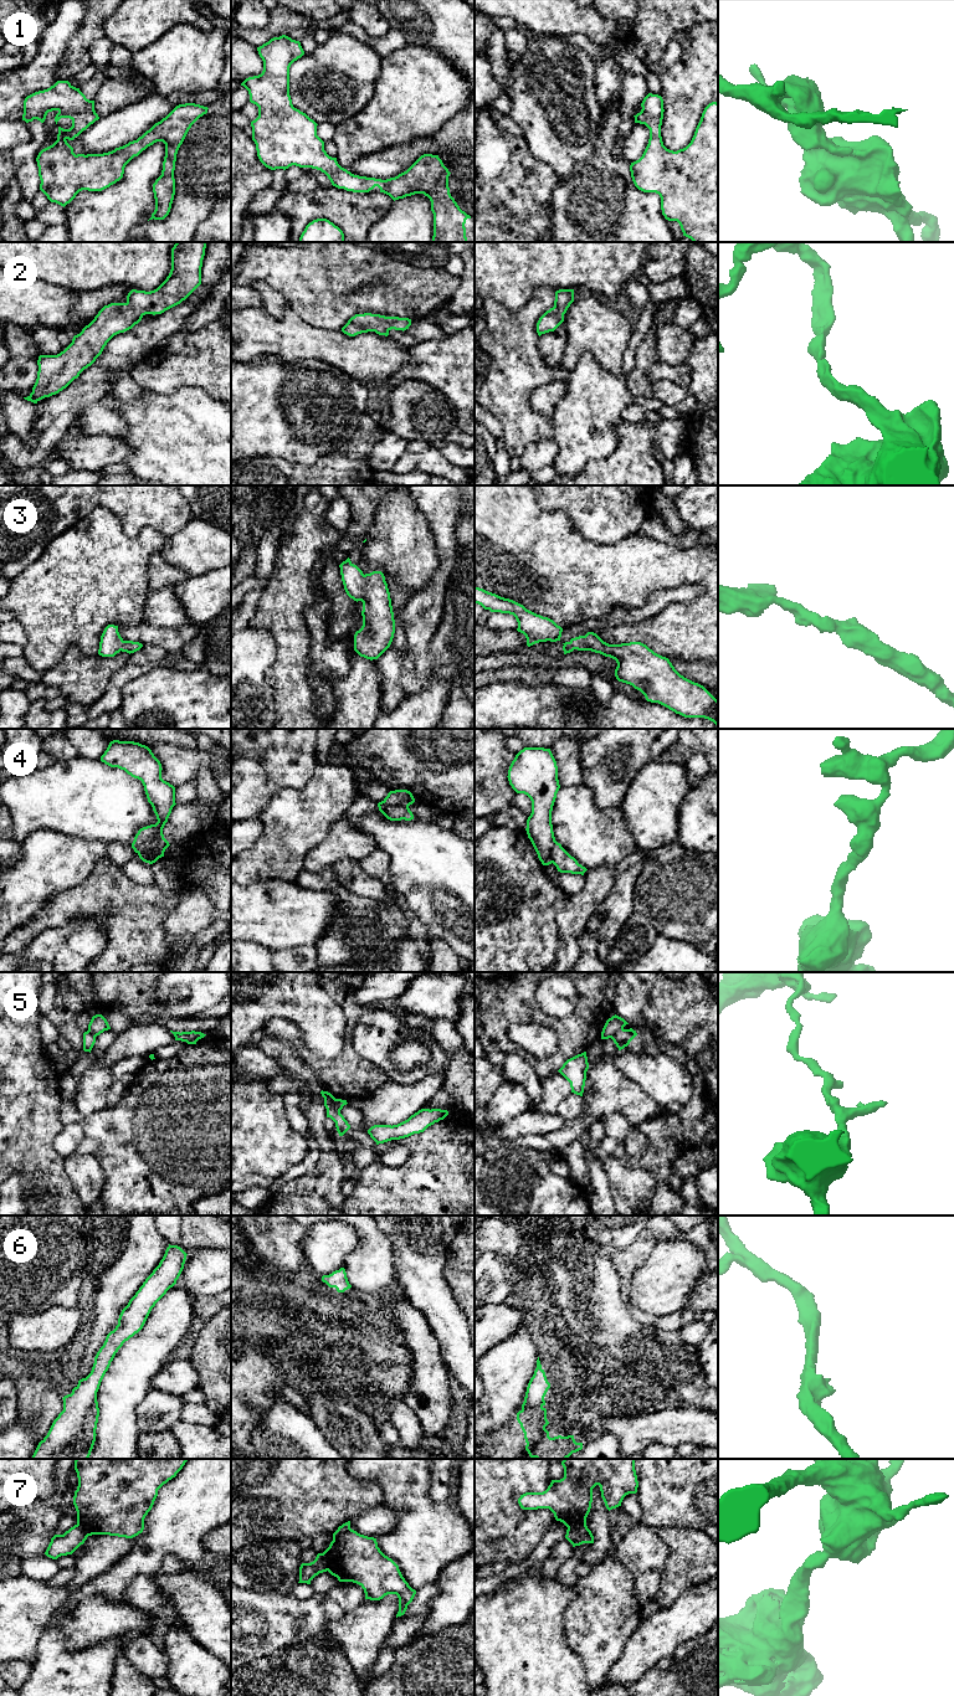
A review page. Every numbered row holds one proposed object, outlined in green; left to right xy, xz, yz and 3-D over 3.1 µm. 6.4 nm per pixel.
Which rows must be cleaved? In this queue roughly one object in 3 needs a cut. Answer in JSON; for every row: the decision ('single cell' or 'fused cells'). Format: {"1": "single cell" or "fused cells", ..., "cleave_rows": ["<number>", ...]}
{"1": "single cell", "2": "single cell", "3": "single cell", "4": "fused cells", "5": "fused cells", "6": "single cell", "7": "fused cells", "cleave_rows": ["4", "5", "7"]}

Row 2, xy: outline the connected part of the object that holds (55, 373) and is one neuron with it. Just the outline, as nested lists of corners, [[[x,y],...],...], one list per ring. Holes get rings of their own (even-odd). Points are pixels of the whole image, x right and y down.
[[[176,242],[171,248],[170,273],[157,289],[150,292],[132,289],[125,303],[104,305],[94,319],[73,336],[72,343],[63,351],[57,355],[40,355],[36,382],[32,392],[24,399],[37,404],[45,397],[58,394],[96,361],[114,335],[132,329],[145,314],[161,314],[185,300],[201,284],[201,267],[206,243]]]

